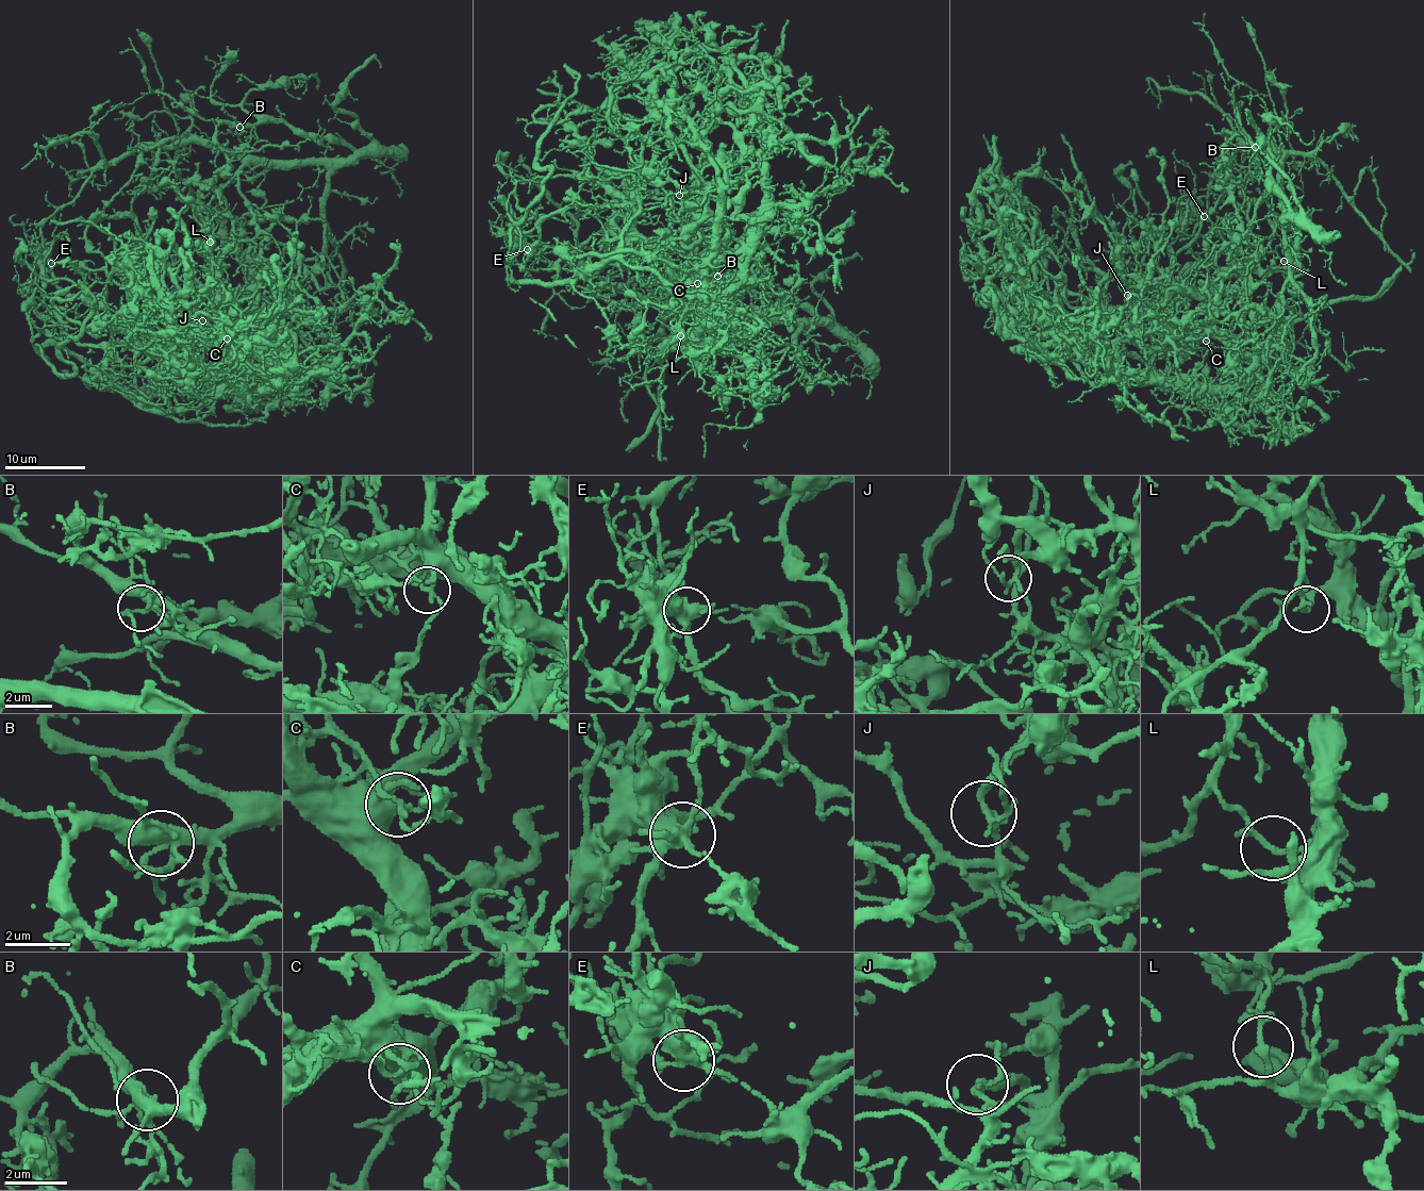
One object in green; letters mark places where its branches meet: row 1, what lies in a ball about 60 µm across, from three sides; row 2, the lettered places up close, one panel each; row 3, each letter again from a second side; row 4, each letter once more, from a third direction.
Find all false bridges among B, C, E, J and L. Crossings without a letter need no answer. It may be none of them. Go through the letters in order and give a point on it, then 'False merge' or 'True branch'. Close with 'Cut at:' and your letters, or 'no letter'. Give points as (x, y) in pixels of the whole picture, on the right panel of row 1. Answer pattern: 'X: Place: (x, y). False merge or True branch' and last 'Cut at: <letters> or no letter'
B: Place: (1255, 147). True branch
C: Place: (1206, 341). False merge
E: Place: (1204, 216). False merge
J: Place: (1127, 295). True branch
L: Place: (1284, 261). False merge
Cut at: C, E, L

